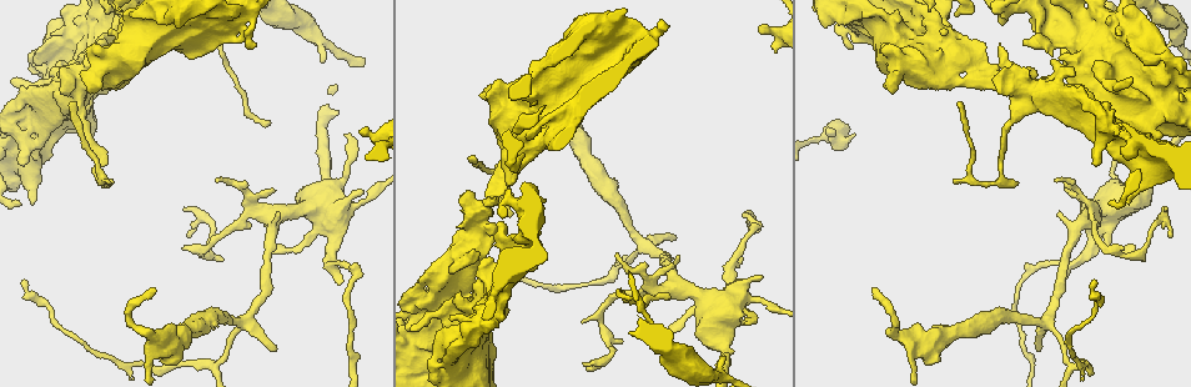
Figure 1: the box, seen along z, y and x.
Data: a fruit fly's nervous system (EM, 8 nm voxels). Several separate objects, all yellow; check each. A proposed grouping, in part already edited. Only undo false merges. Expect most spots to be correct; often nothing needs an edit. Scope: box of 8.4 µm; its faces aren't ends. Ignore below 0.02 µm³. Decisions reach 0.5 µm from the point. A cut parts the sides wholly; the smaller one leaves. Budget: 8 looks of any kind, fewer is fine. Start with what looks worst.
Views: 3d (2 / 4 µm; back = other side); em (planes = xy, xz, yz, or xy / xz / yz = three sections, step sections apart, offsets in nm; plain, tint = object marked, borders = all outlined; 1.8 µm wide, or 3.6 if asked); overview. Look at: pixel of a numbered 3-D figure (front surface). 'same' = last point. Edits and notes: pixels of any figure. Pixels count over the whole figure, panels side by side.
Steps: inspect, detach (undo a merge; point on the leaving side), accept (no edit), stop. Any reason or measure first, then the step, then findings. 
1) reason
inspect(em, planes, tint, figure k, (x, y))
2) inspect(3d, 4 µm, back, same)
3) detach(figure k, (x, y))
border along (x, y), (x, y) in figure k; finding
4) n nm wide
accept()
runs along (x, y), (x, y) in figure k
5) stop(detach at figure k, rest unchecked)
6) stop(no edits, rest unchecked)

narrows sharply
inspect(3d, 4 µm, figure 1, (1123, 134))

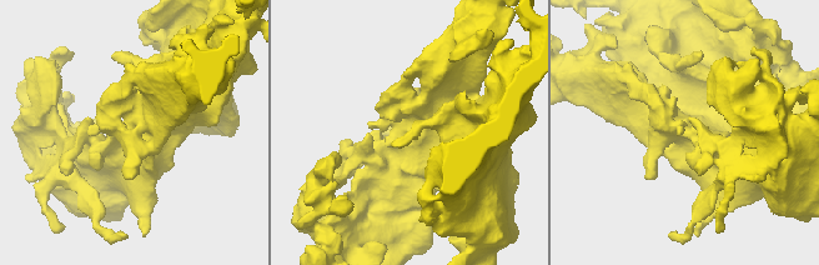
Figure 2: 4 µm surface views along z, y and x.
need the tissue
inspect(em, planes, tint, figure 2, (689, 135))

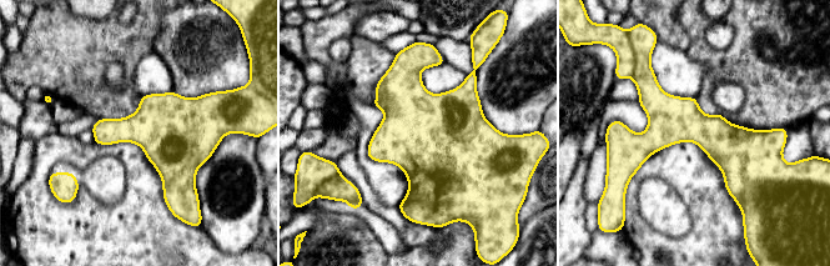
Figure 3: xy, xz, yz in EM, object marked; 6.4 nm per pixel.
accept()
continuous, no second neuron

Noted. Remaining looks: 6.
thin arm on a thick one
inspect(3d, 4 µm, figure 1, (473, 228))

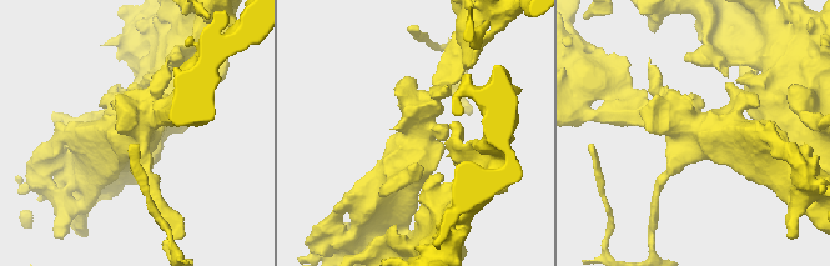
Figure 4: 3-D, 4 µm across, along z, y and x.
inspect(em, planes, tint, figure 4, (137, 125))

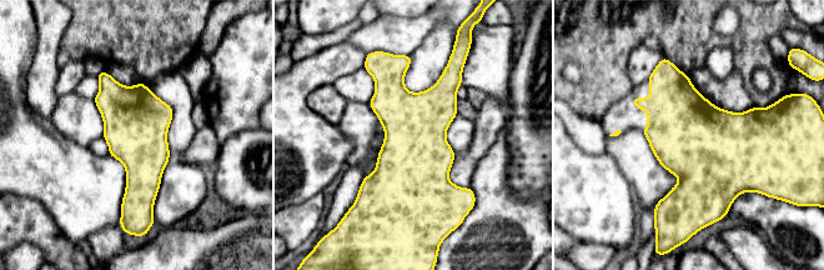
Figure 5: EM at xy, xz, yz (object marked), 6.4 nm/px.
420 nm wide
accept()
one neuron here

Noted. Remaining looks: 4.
sharp bend
inspect(em, planes, tint, figure 1, (238, 12))

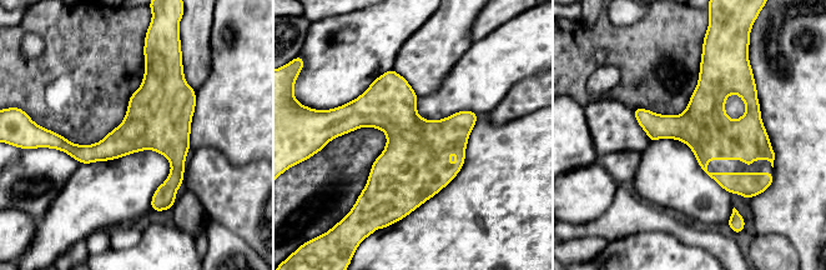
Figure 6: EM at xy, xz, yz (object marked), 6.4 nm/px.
accept()
runs along (706, 61), (704, 168), (741, 191) in figure 6; continuous, no second neuron

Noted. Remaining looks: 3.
stop(no edits, rest unchecked)

